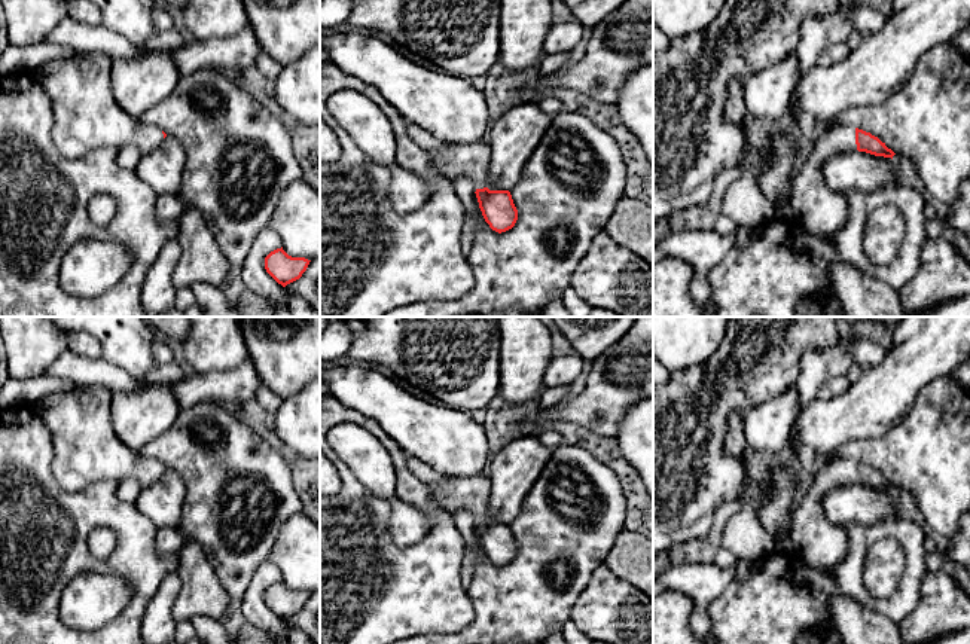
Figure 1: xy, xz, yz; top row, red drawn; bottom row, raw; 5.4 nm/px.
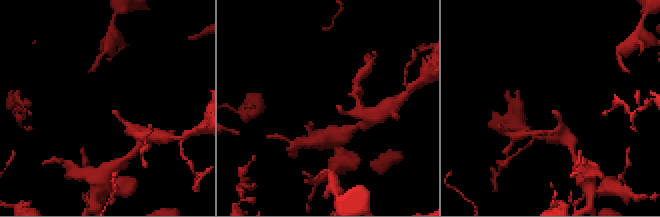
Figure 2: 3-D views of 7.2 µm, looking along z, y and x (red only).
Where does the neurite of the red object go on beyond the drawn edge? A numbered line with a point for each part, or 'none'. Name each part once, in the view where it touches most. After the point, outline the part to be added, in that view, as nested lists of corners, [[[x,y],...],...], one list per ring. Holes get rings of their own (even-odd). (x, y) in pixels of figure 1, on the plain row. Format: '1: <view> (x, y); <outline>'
1: yz (821, 545); [[[836,458],[812,477],[808,494],[791,509],[791,535],[806,565],[833,568],[847,556],[848,534],[826,519],[821,504],[830,489],[851,483],[857,483],[855,461]]]

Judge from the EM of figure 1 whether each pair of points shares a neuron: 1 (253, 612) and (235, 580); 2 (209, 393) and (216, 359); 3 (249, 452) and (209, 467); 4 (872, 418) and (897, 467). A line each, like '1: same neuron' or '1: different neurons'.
1: different neurons
2: different neurons
3: same neuron
4: different neurons

